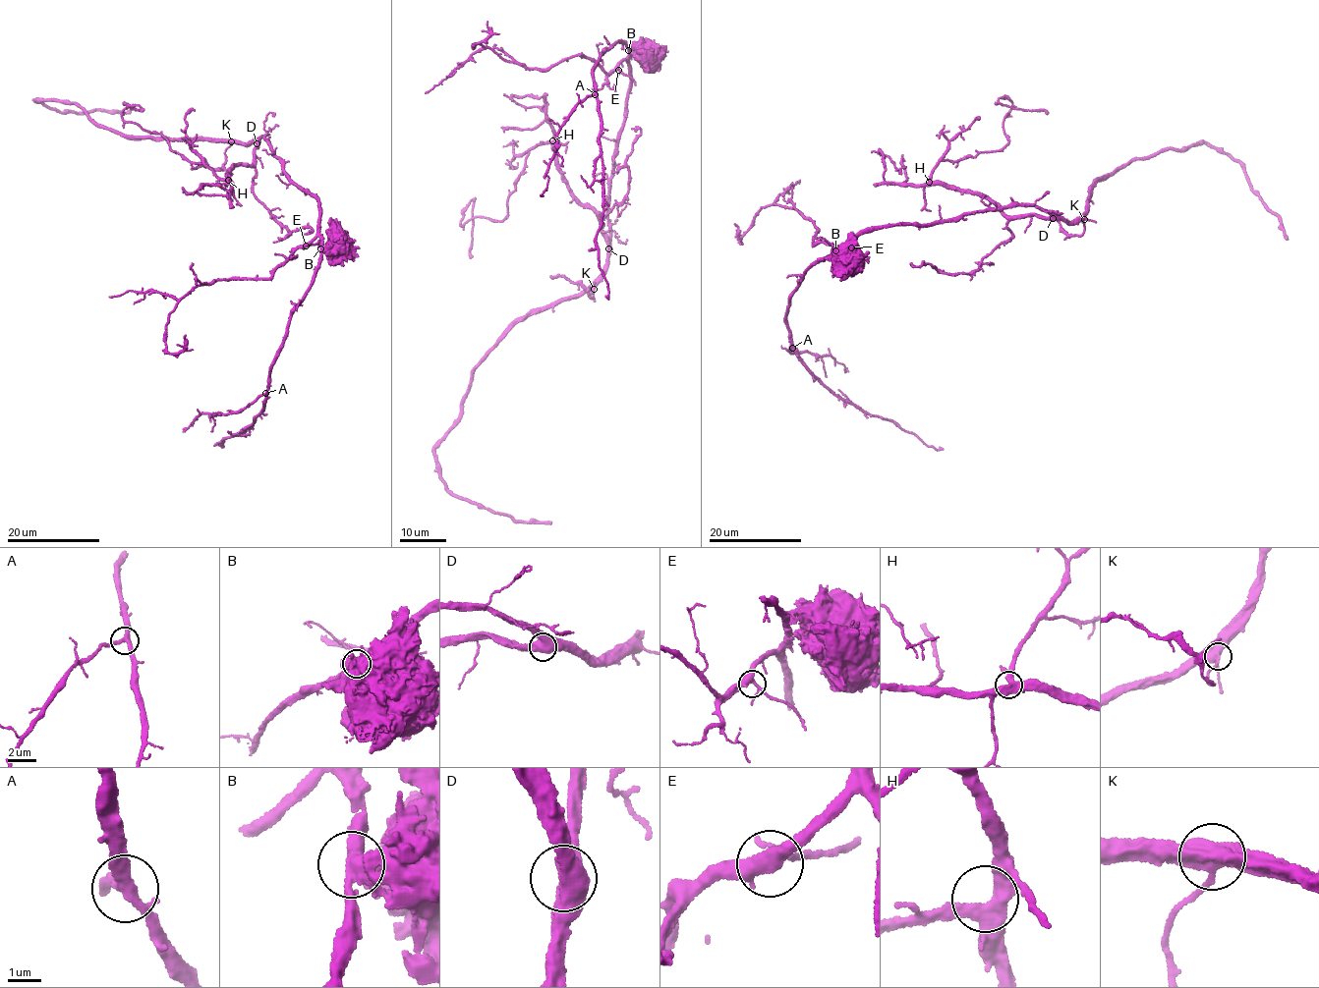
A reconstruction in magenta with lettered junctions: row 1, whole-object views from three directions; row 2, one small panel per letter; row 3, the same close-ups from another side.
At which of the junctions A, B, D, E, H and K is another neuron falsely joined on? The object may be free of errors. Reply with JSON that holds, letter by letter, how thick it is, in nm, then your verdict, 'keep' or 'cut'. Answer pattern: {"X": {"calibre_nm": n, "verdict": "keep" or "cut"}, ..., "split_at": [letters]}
{"A": {"calibre_nm": 280, "verdict": "keep"}, "B": {"calibre_nm": 400, "verdict": "cut"}, "D": {"calibre_nm": 500, "verdict": "keep"}, "E": {"calibre_nm": 380, "verdict": "keep"}, "H": {"calibre_nm": 440, "verdict": "keep"}, "K": {"calibre_nm": 440, "verdict": "keep"}, "split_at": ["B"]}

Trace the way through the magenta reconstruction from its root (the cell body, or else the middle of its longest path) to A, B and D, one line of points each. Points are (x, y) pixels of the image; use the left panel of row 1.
A: (338, 244), (322, 248), (322, 259), (306, 296), (293, 313), (283, 347), (271, 366), (269, 386), (265, 393)
B: (338, 244), (320, 249)
D: (338, 244), (322, 246), (319, 209), (315, 196), (290, 179), (263, 135), (257, 143)

